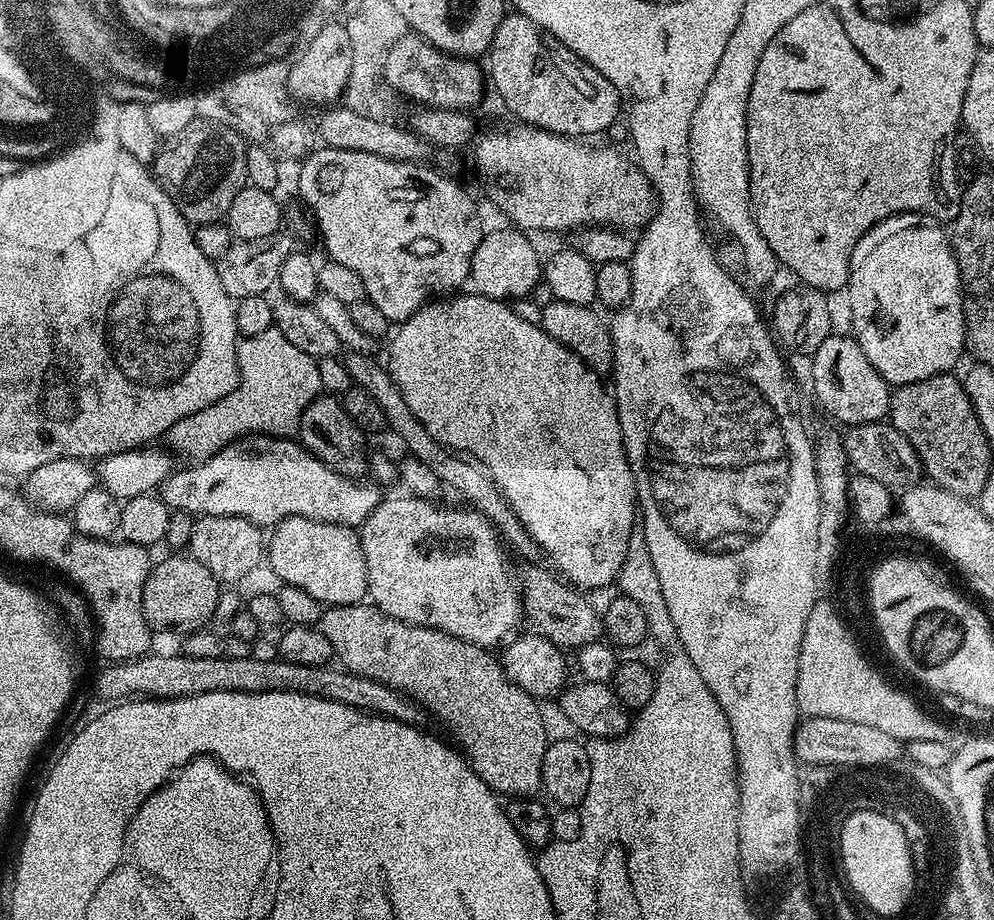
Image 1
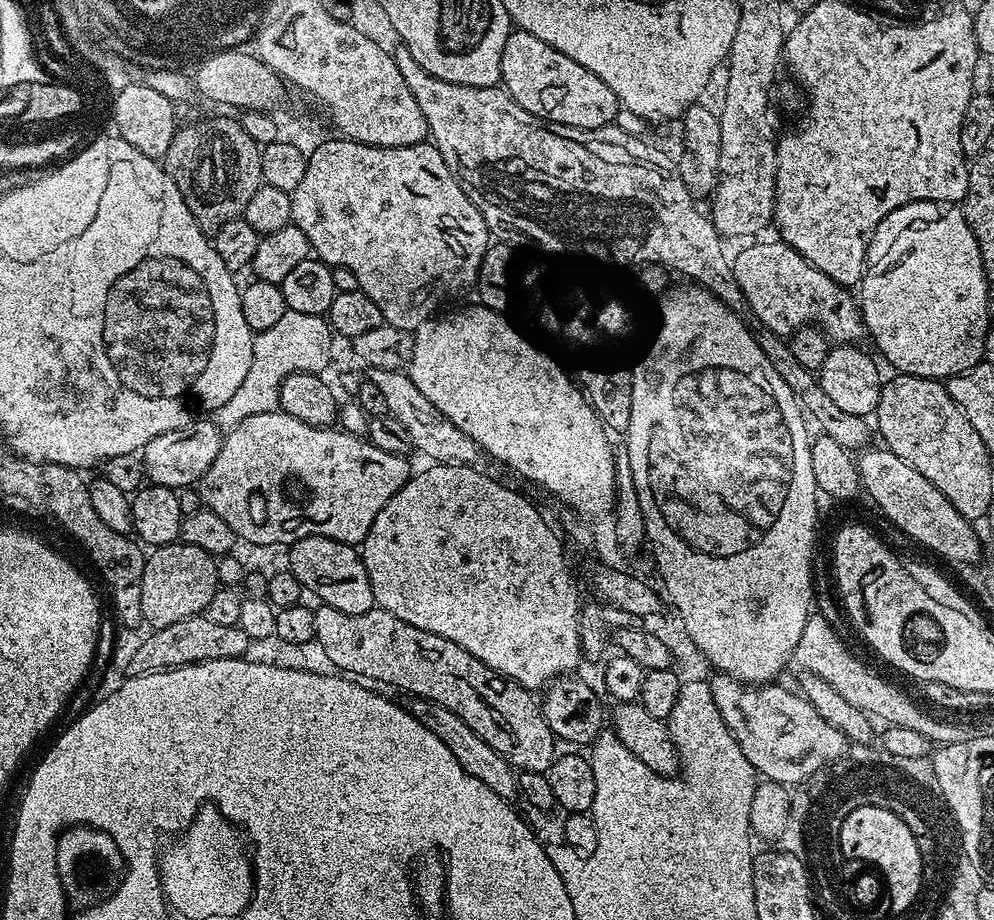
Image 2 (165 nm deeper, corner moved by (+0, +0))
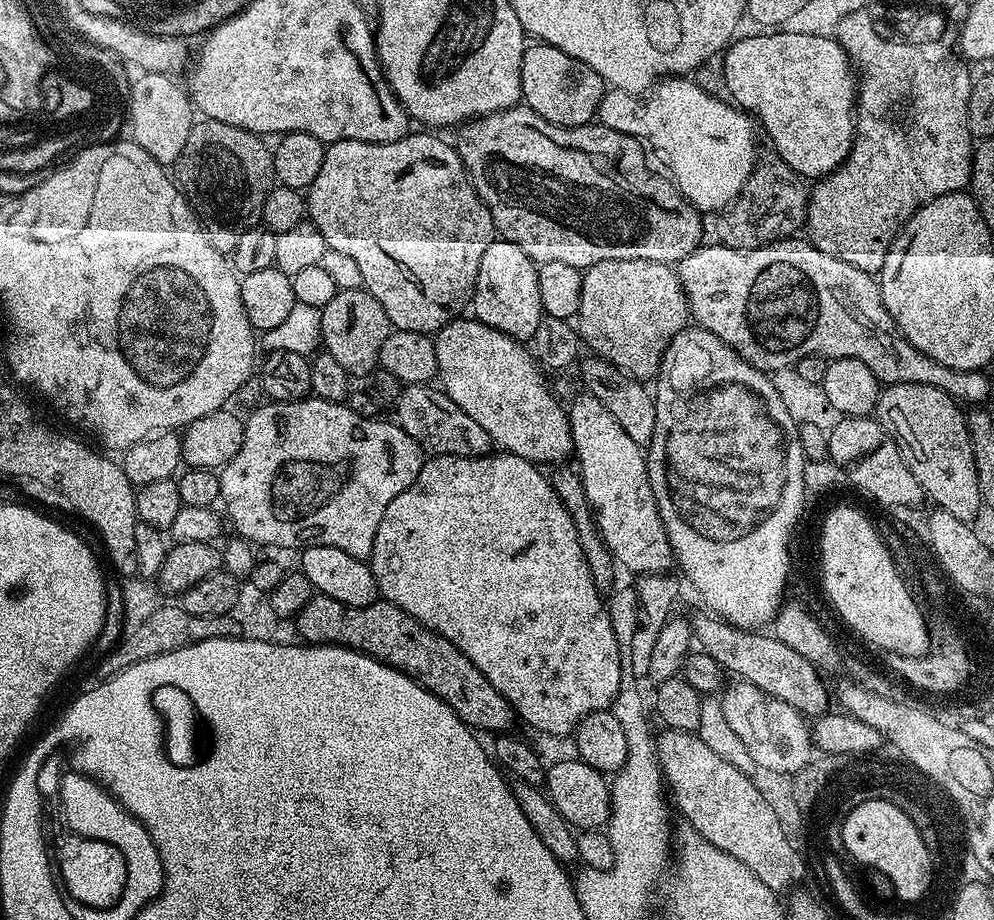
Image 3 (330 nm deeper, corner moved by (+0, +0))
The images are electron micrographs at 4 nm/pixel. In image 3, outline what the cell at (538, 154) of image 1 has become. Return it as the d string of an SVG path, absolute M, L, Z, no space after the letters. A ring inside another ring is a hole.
M517 106L508 108L504 112L492 112L488 116L478 116L475 120L469 120L459 125L460 132L454 139L454 147L459 154L468 176L472 179L472 185L476 193L482 198L482 202L490 210L490 218L496 227L496 236L502 240L514 242L514 246L526 250L526 254L537 265L546 262L566 262L566 266L574 266L581 270L594 266L598 262L610 262L611 260L645 260L646 262L658 262L659 264L679 264L682 258L701 247L700 235L704 232L704 224L701 213L689 200L680 193L680 189L667 175L659 176L656 172L648 169L644 161L645 149L641 141L632 136L622 134L618 130L610 130L606 125L599 122L563 128L557 124L546 122L533 108Z

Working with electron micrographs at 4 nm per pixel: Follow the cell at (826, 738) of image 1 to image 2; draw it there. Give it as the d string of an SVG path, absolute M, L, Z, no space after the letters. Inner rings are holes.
M723 674L713 675L710 683L714 704L723 721L732 731L746 760L763 779L803 780L847 753L845 735L828 724L809 701L786 688L779 688L779 683L743 684L741 680Z

